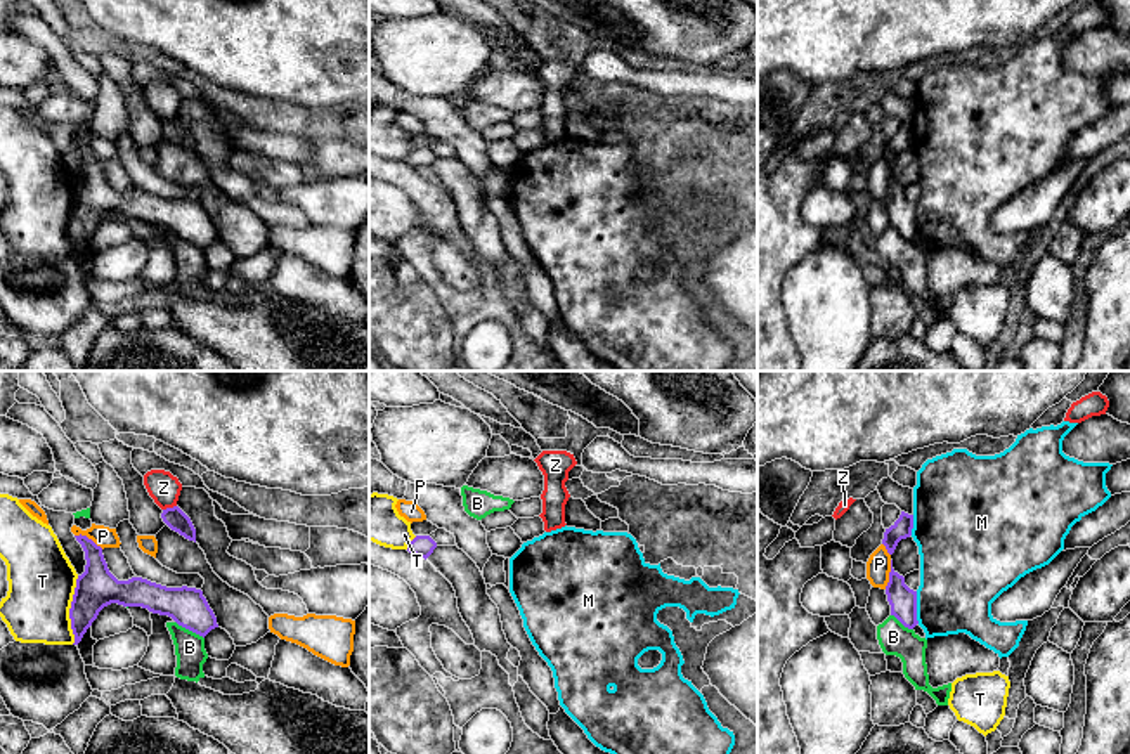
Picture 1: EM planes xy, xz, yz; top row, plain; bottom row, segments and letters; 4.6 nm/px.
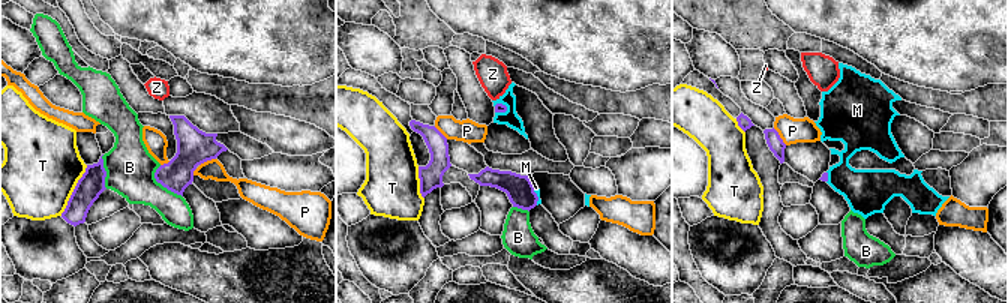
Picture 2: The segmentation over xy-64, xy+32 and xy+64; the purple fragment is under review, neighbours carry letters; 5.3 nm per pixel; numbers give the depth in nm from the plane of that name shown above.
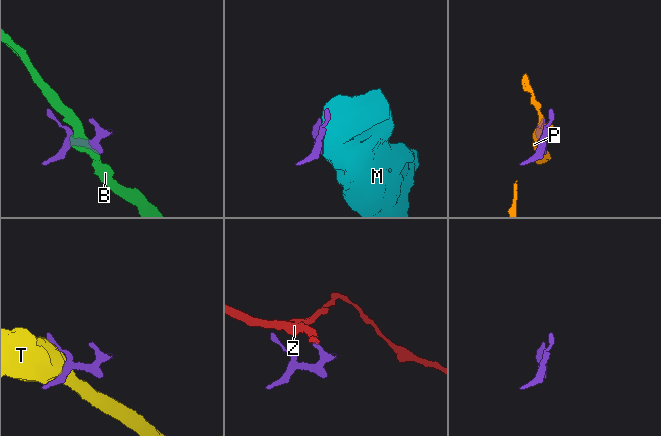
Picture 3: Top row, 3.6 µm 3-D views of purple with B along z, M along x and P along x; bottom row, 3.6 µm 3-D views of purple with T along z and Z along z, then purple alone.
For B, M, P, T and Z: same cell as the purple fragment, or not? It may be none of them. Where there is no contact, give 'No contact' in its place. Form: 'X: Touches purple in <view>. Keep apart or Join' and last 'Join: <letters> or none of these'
B: Touches purple in xy. Keep apart
M: Touches purple in yz. Keep apart
P: Touches purple in yz. Keep apart
T: Touches purple in xy. Keep apart
Z: Touches purple in xy. Keep apart
Join: none of these

